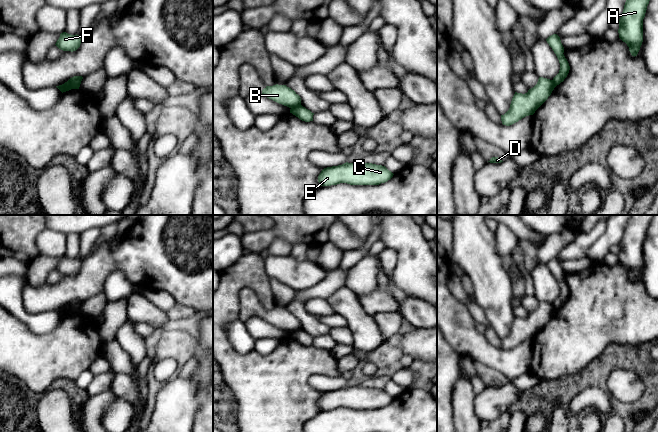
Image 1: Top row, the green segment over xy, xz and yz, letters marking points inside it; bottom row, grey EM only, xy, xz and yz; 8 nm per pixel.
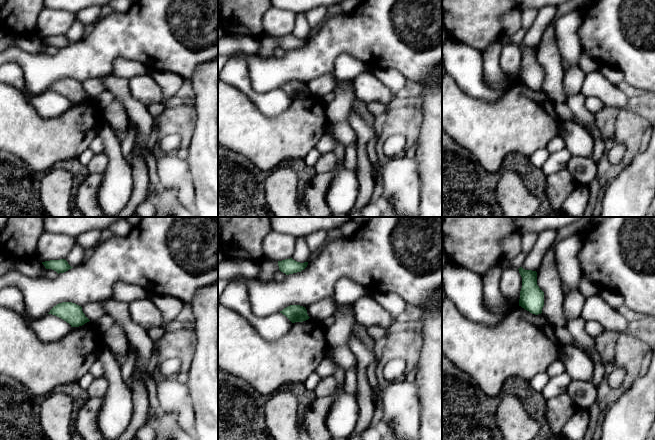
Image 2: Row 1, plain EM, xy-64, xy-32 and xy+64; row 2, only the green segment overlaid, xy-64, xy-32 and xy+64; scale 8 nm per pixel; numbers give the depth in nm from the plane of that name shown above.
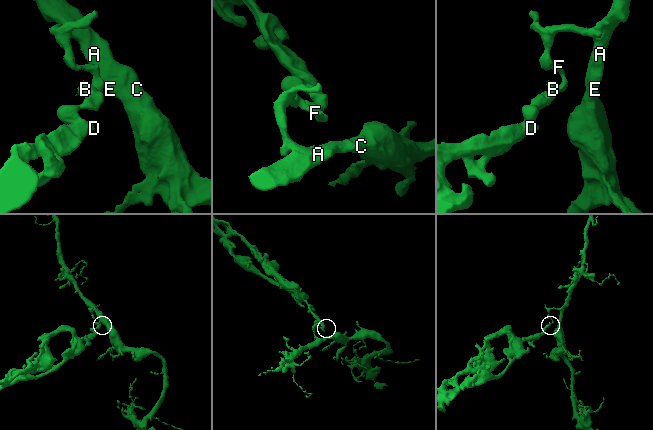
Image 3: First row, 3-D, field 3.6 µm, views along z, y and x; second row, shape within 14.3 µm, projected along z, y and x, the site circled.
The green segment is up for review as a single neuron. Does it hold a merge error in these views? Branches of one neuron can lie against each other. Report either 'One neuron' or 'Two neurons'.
Two neurons

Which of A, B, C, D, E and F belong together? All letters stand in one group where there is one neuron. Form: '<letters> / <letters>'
A C E F / B D

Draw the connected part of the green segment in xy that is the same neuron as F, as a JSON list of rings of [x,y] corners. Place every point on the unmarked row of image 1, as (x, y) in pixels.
[[[66,256],[60,258],[59,263],[56,266],[56,270],[63,275],[76,275],[81,268],[80,259],[71,259]]]

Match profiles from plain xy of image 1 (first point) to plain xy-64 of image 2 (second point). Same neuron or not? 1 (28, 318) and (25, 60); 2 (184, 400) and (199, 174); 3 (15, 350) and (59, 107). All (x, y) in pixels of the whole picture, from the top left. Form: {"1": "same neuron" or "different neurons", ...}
{"1": "different neurons", "2": "different neurons", "3": "different neurons"}

